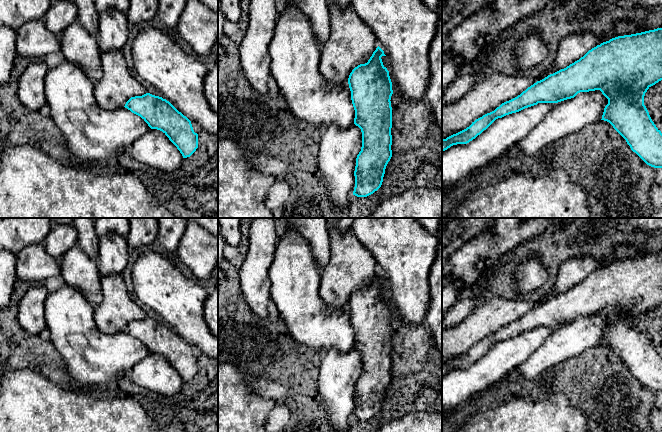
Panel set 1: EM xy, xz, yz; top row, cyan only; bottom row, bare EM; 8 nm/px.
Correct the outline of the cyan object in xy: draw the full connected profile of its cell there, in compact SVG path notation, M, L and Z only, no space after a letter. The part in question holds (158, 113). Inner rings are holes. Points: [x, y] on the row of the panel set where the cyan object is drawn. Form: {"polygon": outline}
{"polygon": "M146 93L131 97L124 107L140 116L151 129L162 131L177 147L183 158L190 157L198 148L198 134L194 132L191 121L166 99Z"}

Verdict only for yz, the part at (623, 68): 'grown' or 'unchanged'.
unchanged

